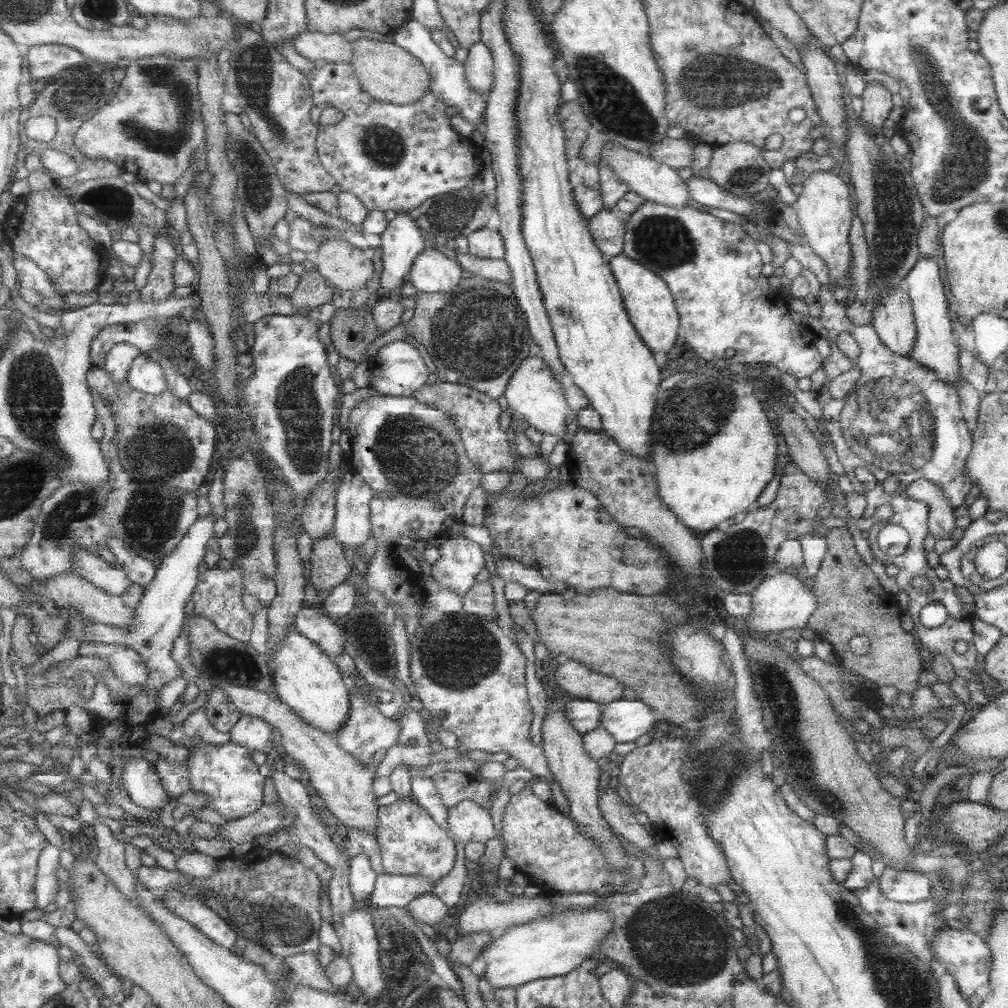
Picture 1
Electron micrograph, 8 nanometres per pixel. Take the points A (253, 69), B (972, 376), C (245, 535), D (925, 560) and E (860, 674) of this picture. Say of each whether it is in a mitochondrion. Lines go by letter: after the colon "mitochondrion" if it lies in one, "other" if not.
A: mitochondrion
B: other
C: mitochondrion
D: other
E: other

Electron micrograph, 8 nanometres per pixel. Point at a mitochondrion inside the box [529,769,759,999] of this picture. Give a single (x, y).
(652, 933)

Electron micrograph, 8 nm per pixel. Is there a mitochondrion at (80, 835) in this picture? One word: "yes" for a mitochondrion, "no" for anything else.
no

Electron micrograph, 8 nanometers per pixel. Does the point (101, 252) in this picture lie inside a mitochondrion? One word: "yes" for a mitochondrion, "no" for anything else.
no

